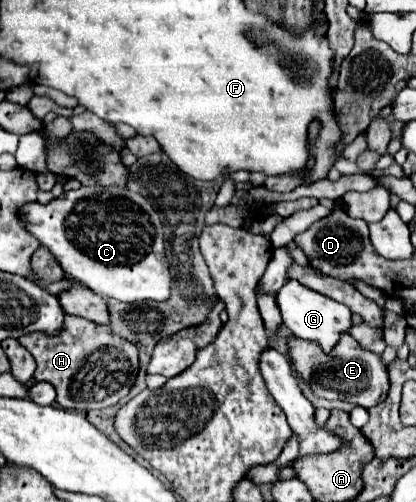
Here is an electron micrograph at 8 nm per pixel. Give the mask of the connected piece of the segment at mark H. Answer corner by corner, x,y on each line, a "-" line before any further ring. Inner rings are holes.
66,314
64,326
60,334
46,336
46,334
28,334
18,338
18,342
34,356
36,360
36,374
34,378
40,382
48,382
56,388
56,402
66,410
100,410
118,404
122,398
128,396
130,388
136,382
140,362
138,362
138,348
128,340
120,338
110,330
110,326
100,326
86,322
84,318
72,318
-
100,348
110,348
116,352
106,350
106,370
82,370
86,364
86,356
-
110,376
110,382
104,380

